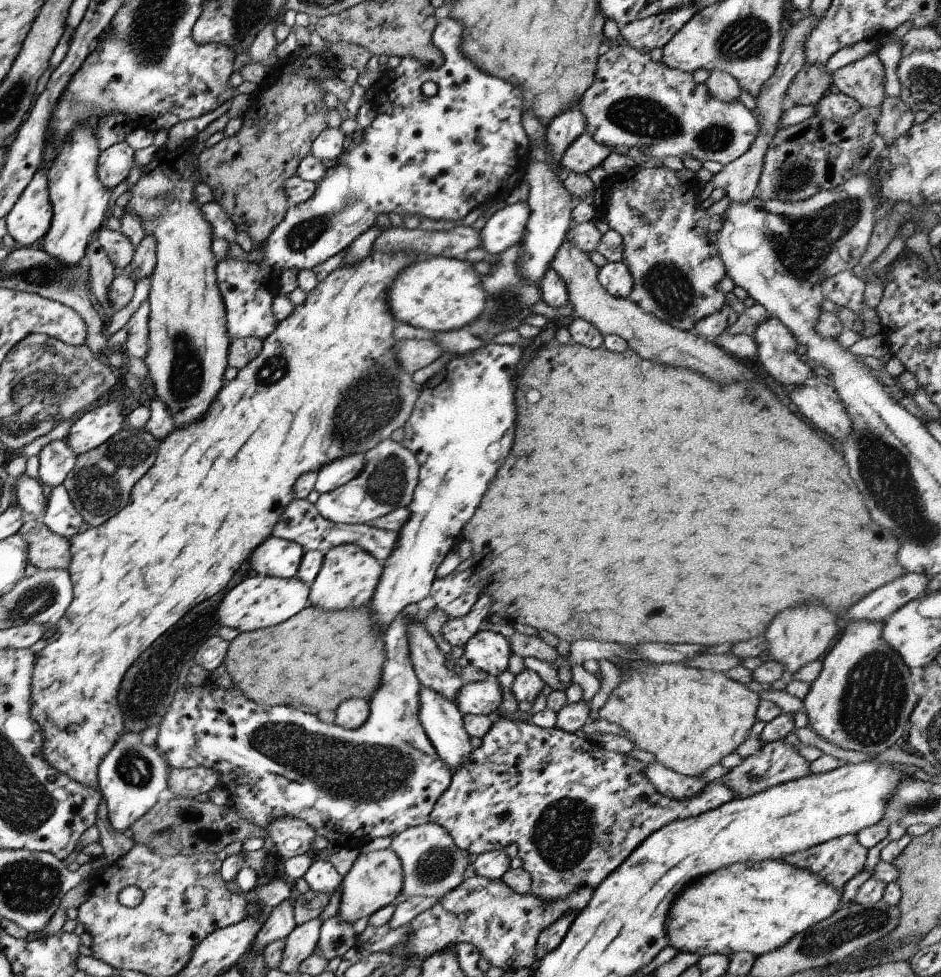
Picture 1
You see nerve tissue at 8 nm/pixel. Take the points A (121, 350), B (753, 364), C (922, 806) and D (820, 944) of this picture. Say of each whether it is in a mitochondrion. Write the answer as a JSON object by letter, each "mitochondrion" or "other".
{"A":"other","B":"other","C":"mitochondrion","D":"mitochondrion"}

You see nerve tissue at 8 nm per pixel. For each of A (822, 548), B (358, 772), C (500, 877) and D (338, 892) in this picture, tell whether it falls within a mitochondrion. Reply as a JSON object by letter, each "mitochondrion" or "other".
{"A":"other","B":"mitochondrion","C":"other","D":"other"}

